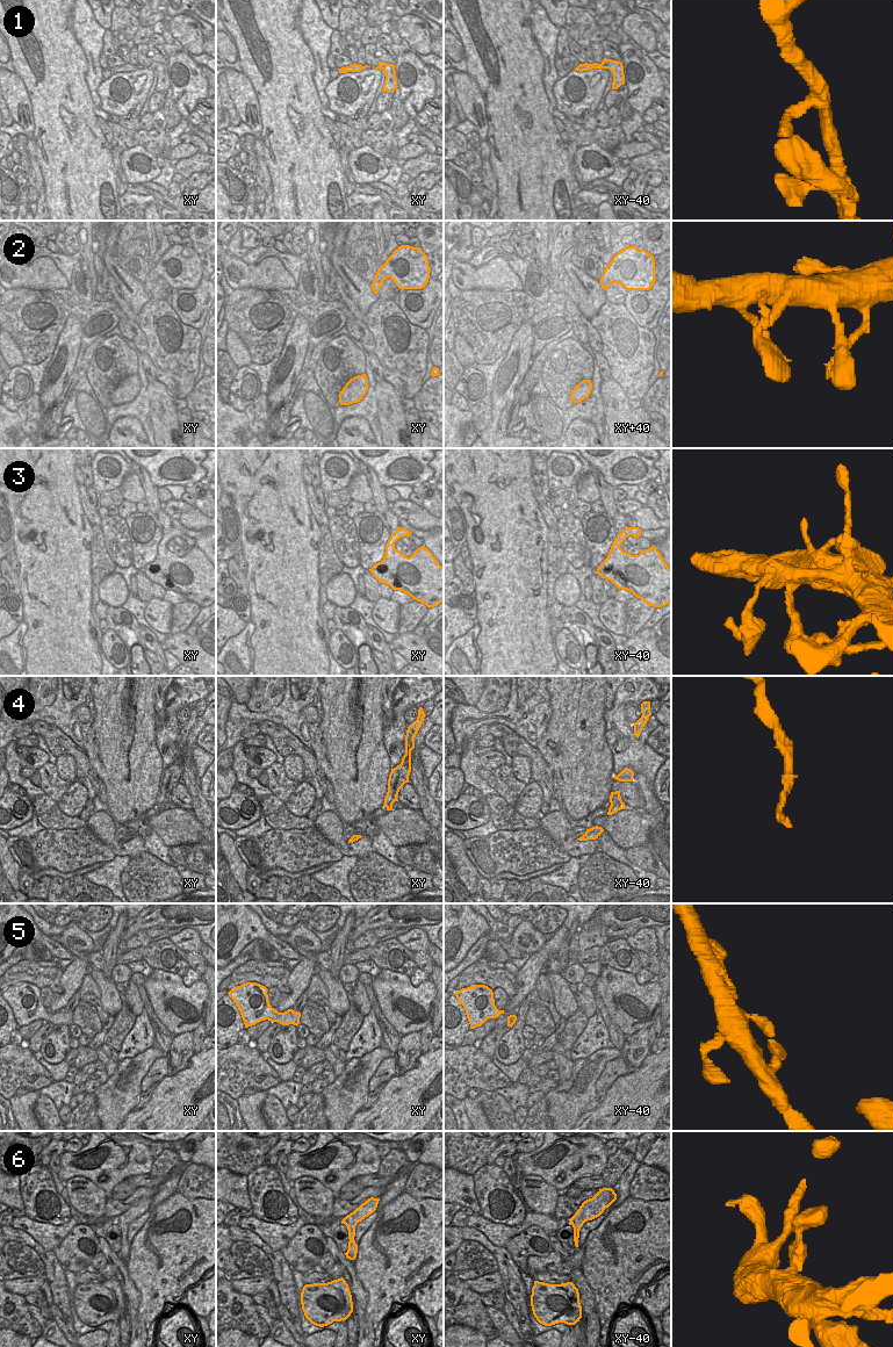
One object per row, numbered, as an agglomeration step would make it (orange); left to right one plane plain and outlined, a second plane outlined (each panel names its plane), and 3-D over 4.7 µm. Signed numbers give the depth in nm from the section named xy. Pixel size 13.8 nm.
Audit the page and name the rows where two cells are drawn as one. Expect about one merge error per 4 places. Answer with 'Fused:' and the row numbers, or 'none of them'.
Fused: none of them

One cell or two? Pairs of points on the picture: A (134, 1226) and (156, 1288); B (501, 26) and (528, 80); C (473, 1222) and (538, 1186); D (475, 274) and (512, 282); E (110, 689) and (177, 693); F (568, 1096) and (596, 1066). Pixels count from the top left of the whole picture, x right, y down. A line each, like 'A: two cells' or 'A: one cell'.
A: two cells
B: one cell
C: two cells
D: one cell
E: two cells
F: one cell

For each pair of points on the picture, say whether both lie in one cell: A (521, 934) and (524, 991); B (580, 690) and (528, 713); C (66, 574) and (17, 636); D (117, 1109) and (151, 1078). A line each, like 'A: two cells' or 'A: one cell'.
A: two cells
B: two cells
C: two cells
D: two cells

